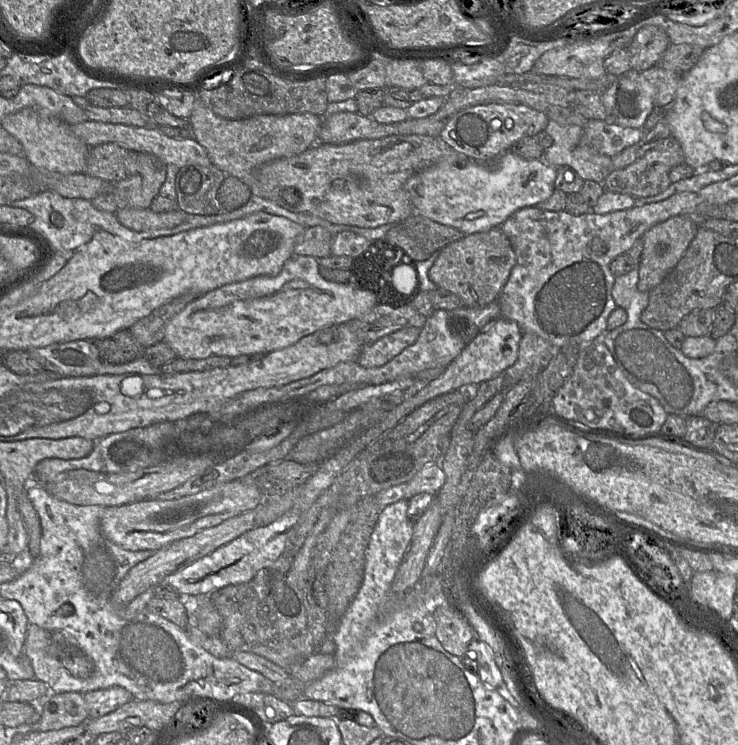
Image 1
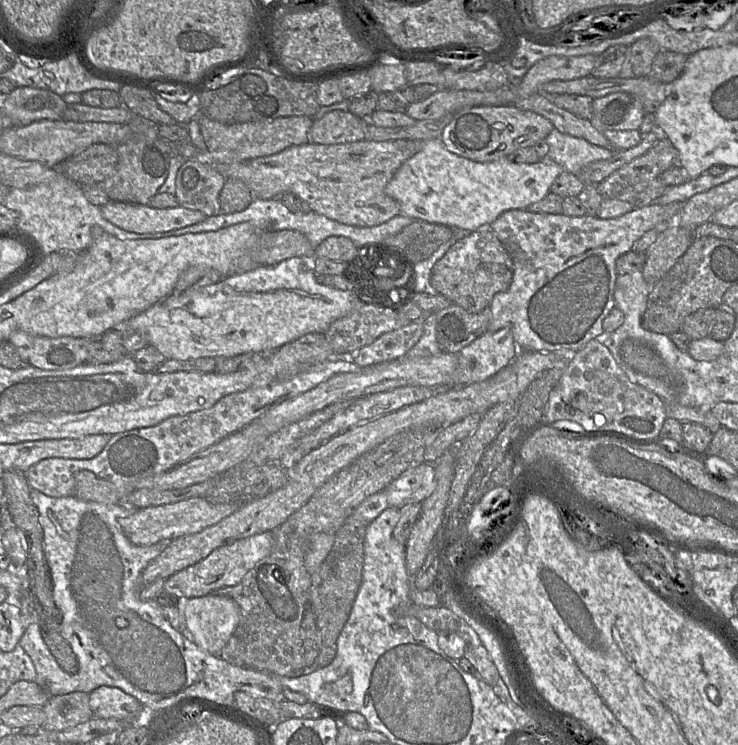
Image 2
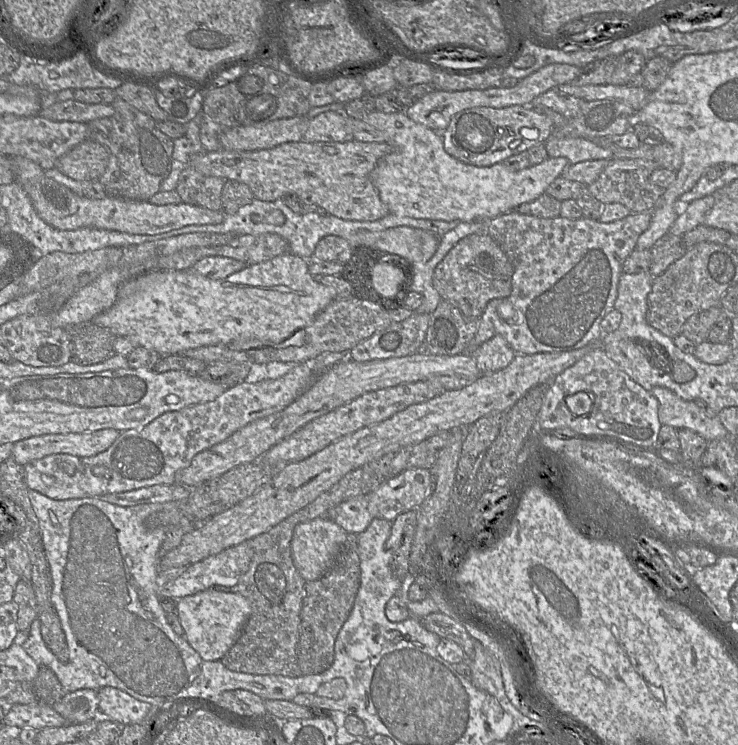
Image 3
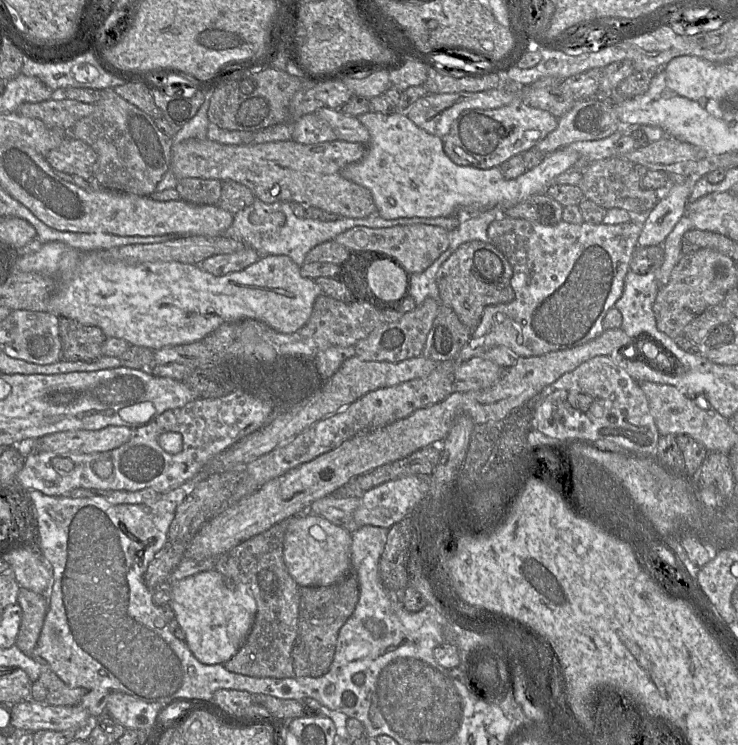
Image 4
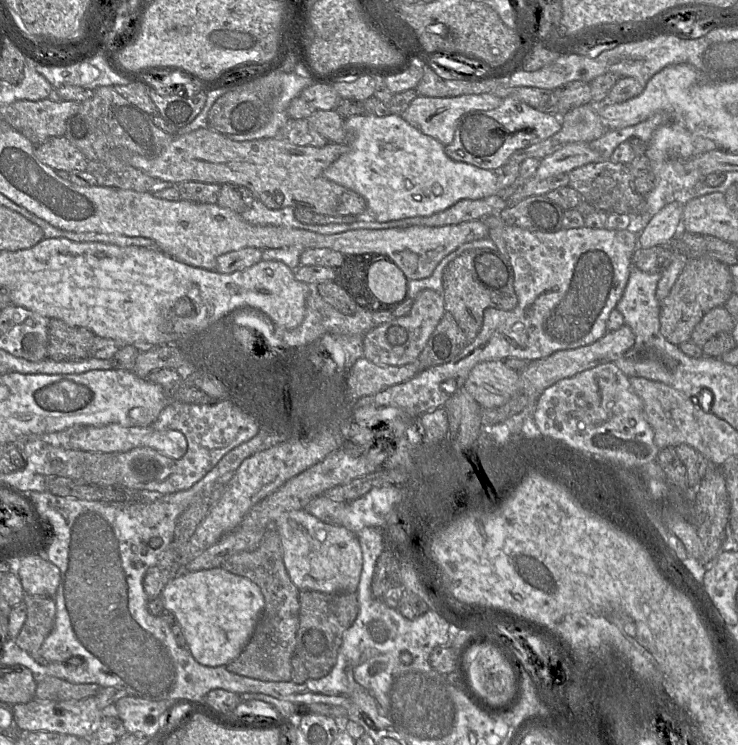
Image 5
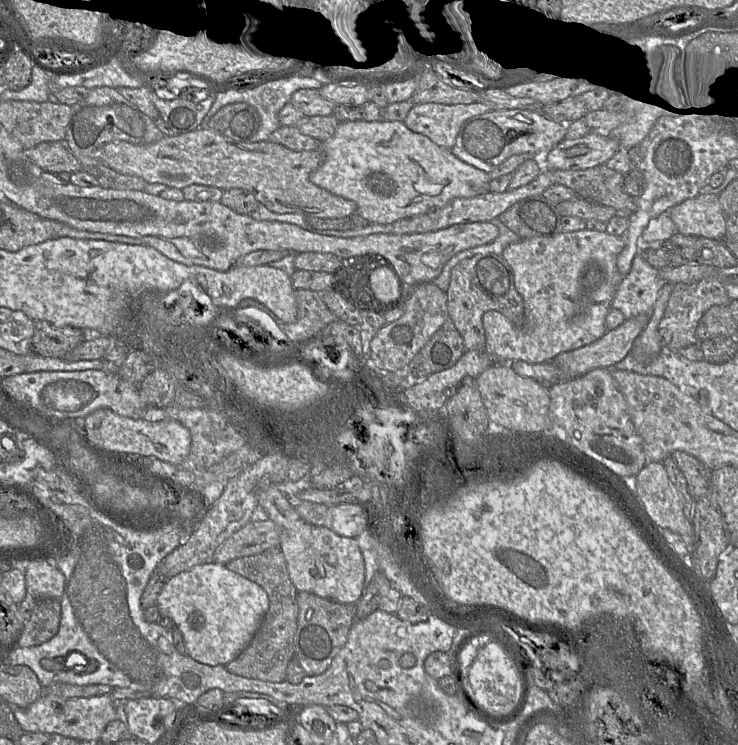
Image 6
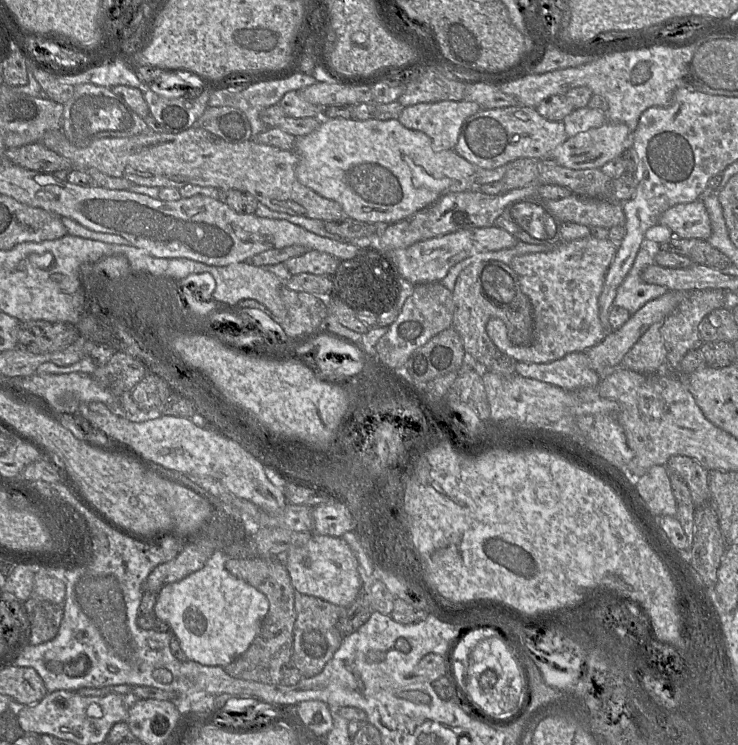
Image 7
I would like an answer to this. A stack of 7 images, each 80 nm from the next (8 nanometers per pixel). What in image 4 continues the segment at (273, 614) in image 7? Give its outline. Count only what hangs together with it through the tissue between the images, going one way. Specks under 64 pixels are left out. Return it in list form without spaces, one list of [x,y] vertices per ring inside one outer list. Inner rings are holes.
[[[290,518],[284,519],[273,525],[268,530],[238,544],[228,552],[220,555],[217,559],[215,570],[232,582],[244,584],[254,597],[257,604],[256,616],[245,642],[237,653],[223,664],[230,672],[251,677],[295,677],[292,660],[292,648],[294,641],[298,636],[301,587],[289,574],[283,559],[284,536],[289,523]]]

